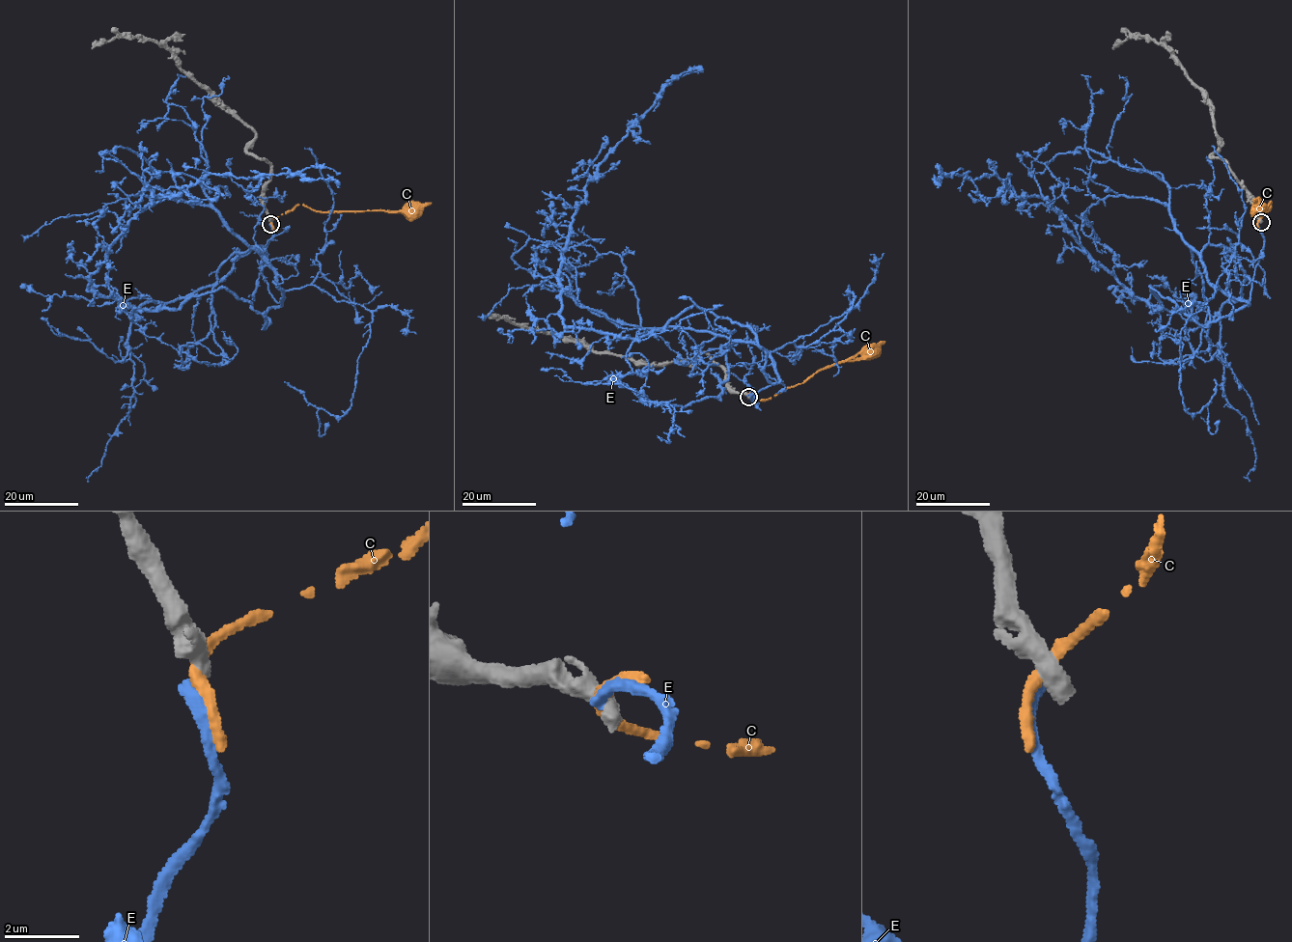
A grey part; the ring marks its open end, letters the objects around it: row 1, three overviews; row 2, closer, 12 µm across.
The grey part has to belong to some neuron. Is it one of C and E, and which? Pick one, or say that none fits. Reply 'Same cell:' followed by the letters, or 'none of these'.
Same cell: none of these

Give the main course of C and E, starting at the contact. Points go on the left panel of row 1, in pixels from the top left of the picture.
C: (270, 222), (299, 205), (317, 211), (382, 210), (406, 211), (410, 215), (410, 212)
E: (270, 224), (265, 328), (225, 289), (132, 310), (88, 287), (127, 221), (207, 175), (339, 187)

